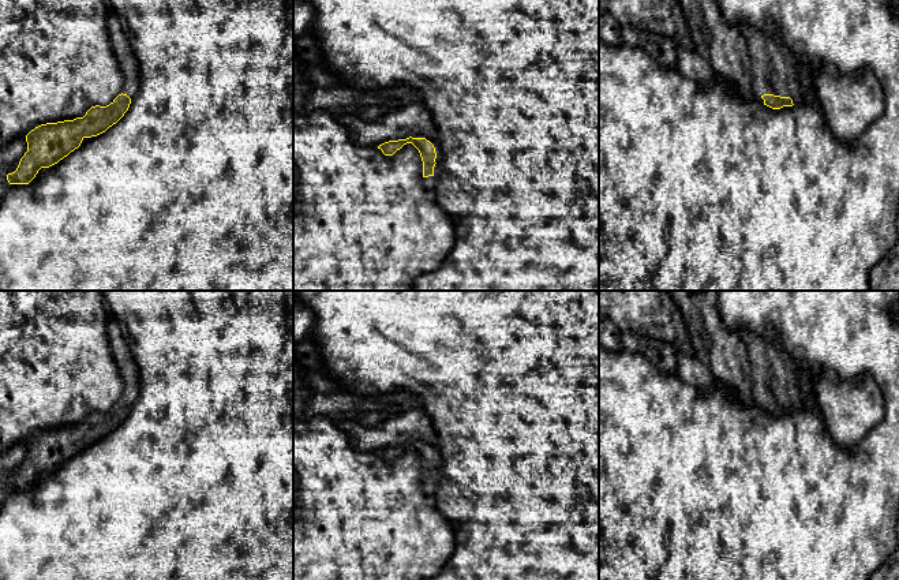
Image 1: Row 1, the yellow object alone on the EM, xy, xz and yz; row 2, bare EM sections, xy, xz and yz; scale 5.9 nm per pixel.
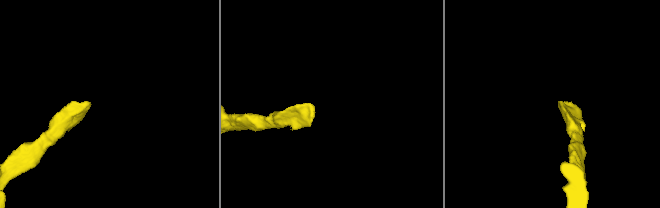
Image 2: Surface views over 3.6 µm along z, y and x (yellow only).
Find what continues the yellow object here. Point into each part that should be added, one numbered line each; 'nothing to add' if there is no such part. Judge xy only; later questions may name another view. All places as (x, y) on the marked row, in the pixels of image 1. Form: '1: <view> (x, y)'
1: xy (128, 64)

